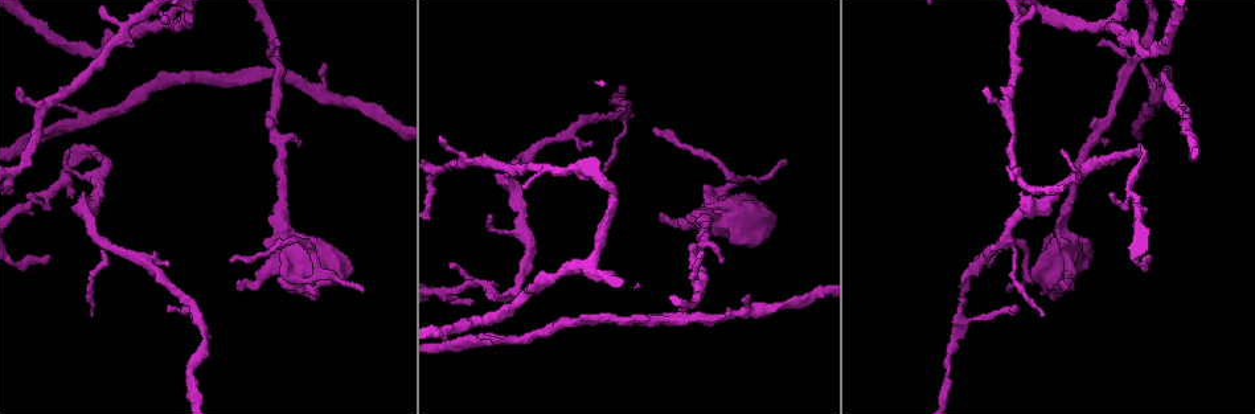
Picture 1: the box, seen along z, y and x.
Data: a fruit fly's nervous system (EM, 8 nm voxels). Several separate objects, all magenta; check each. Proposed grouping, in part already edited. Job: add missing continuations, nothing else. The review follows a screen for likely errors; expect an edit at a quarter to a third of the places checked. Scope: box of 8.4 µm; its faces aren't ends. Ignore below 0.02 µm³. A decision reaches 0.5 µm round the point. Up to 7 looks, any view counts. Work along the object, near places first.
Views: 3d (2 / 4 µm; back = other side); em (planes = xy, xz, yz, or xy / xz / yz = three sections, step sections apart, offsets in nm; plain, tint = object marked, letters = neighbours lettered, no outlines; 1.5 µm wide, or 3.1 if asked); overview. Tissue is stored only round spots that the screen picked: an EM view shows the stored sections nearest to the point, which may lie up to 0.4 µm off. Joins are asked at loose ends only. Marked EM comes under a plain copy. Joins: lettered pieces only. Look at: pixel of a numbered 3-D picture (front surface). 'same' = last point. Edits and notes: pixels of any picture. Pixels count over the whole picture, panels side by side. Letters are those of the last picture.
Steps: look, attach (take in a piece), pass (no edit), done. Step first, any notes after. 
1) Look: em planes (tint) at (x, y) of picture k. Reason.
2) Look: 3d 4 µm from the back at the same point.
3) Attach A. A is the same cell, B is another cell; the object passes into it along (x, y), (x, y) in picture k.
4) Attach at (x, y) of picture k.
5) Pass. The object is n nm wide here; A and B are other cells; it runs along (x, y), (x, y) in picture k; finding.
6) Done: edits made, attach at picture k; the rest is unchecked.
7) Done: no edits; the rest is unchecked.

Look: em planes (letters) at (277, 47) of picture 1. Thin end.

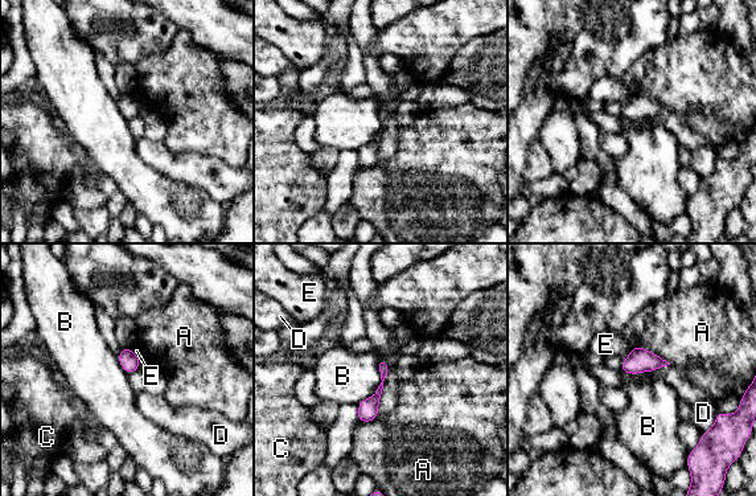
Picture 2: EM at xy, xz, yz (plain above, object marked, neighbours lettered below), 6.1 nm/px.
Pass. A, B, C, D and E are other cells; a border runs along (379, 359), (381, 384), (357, 404) in picture 2; none of them fits.

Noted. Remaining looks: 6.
Look: em xy step 8 (letters) at (1148, 257) of picture 1. An open end.

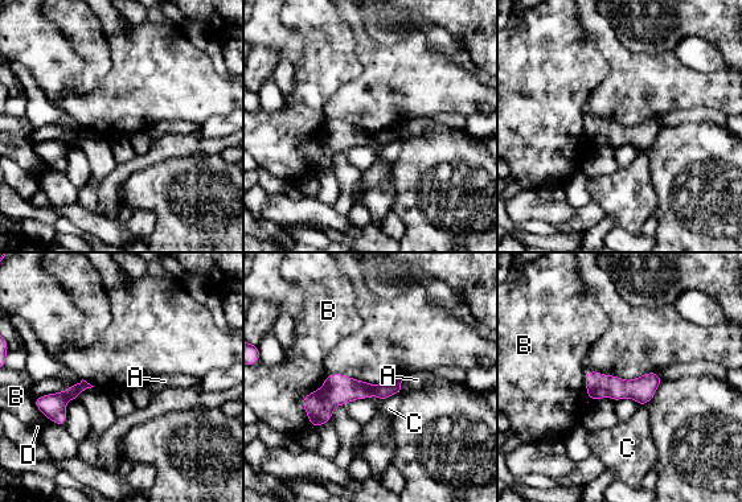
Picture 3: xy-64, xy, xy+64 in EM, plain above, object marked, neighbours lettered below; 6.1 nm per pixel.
Pass. A, B, C and D are other cells; a border runs along (401, 393), (394, 393), (382, 402) in picture 3; none of them fits.

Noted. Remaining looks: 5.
Look: em 3.1 µm planes (tint) at (19, 89) of picture 1. Tapers out.

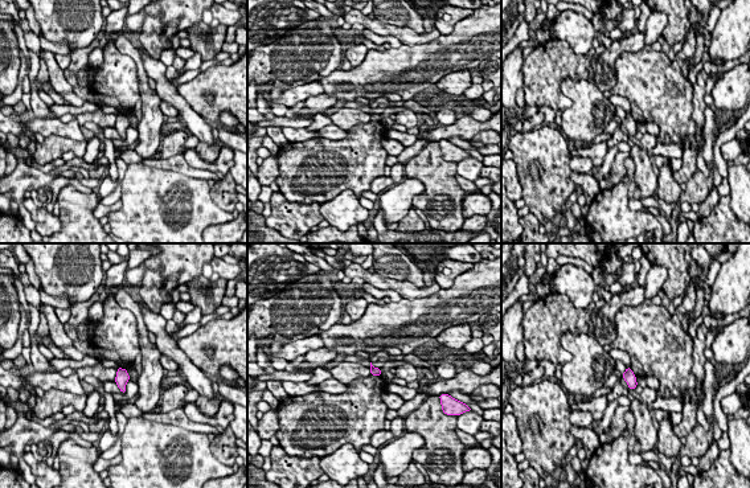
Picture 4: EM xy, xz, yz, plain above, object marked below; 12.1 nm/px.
Look: em 3.1 µm planes (letters) at the same point. What lies round it.

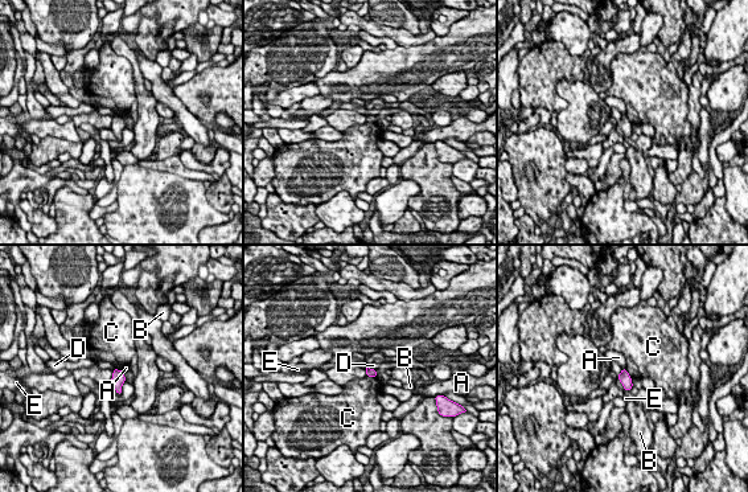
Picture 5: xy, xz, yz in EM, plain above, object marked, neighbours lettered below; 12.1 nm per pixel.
Pass. A, B, C, D and E are other cells; a border runs along (118, 368), (123, 373) in picture 5; none of them fits.

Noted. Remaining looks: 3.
Done: no edits; the rest is unchecked.

